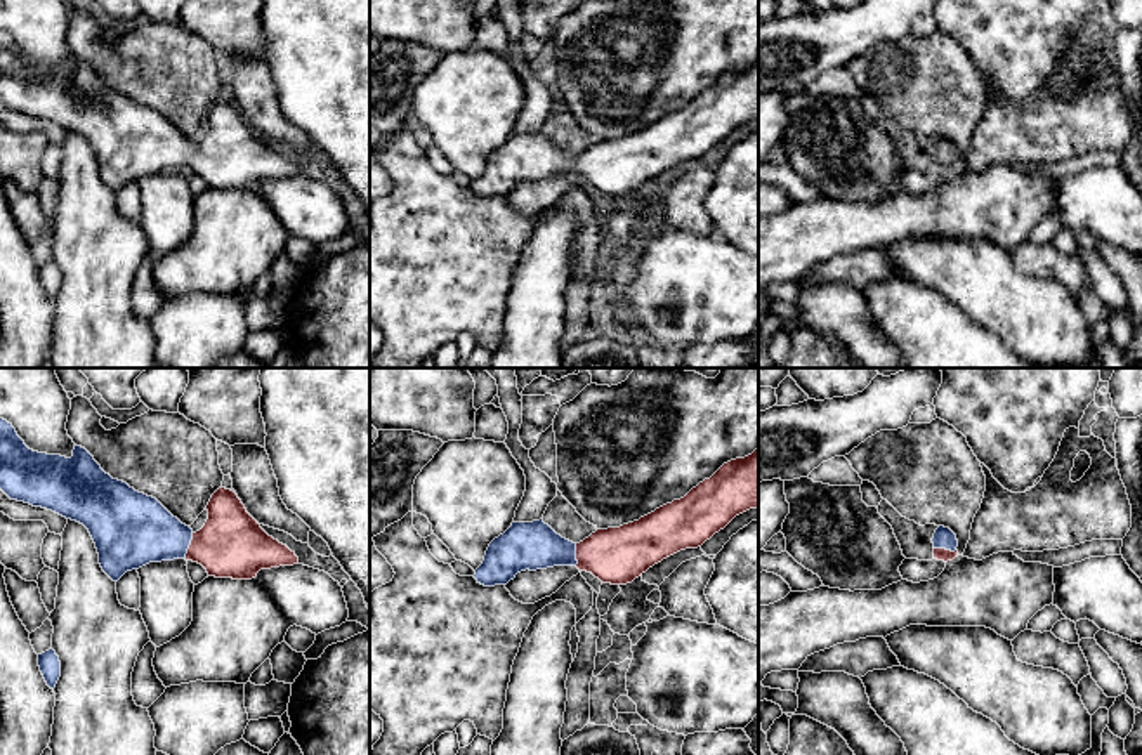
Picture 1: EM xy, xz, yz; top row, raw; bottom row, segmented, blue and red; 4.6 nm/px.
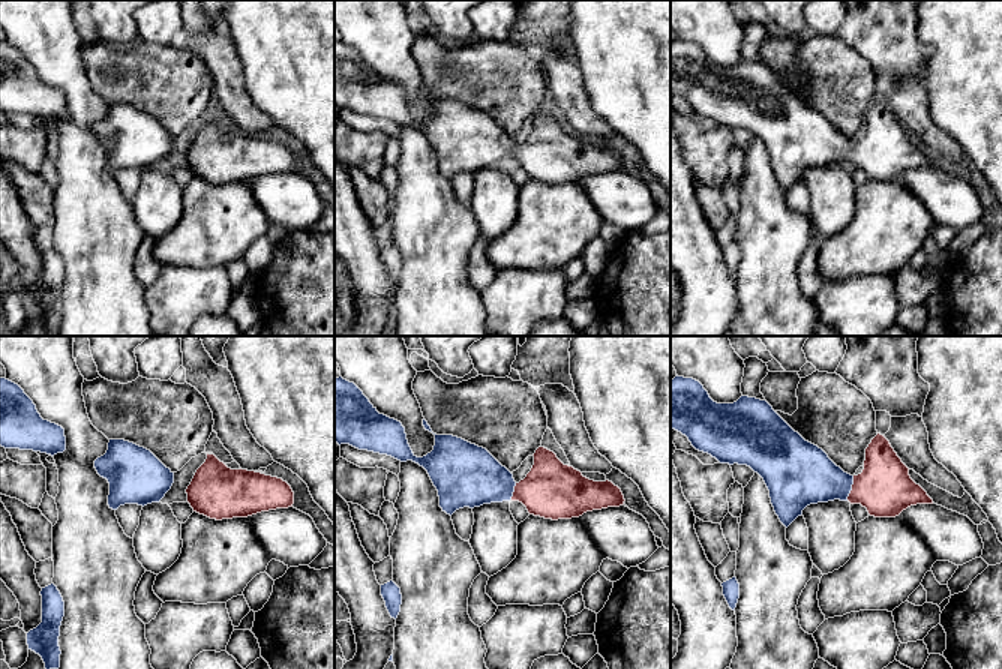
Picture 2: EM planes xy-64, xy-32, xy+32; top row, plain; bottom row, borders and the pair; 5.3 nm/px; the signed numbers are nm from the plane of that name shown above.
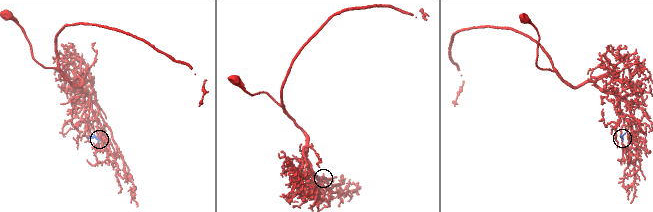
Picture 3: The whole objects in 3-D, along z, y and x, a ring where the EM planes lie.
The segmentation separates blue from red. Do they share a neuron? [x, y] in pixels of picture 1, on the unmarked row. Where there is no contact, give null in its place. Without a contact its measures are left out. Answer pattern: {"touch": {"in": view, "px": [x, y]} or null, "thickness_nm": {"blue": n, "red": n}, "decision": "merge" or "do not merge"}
{"touch": {"in": "xy", "px": [190, 155]}, "thickness_nm": {"blue": 320, "red": 320}, "decision": "merge"}

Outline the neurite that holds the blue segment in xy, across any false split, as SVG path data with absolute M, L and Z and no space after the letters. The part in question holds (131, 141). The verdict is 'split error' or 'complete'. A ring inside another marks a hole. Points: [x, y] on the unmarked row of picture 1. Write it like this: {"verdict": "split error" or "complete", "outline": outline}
{"verdict": "split error", "outline": "M3 30L0 101L10 111L83 135L113 193L149 174L174 170L198 174L208 187L233 191L299 175L295 163L269 148L231 101L220 97L212 106L208 130L194 144L156 109L106 85L85 59L75 56L71 69L33 62Z"}

